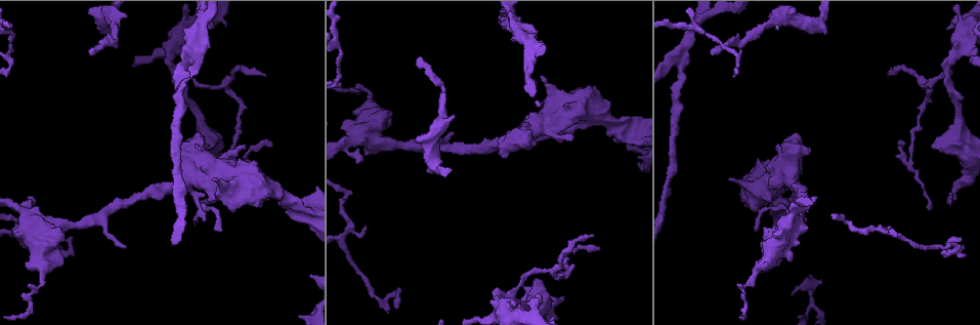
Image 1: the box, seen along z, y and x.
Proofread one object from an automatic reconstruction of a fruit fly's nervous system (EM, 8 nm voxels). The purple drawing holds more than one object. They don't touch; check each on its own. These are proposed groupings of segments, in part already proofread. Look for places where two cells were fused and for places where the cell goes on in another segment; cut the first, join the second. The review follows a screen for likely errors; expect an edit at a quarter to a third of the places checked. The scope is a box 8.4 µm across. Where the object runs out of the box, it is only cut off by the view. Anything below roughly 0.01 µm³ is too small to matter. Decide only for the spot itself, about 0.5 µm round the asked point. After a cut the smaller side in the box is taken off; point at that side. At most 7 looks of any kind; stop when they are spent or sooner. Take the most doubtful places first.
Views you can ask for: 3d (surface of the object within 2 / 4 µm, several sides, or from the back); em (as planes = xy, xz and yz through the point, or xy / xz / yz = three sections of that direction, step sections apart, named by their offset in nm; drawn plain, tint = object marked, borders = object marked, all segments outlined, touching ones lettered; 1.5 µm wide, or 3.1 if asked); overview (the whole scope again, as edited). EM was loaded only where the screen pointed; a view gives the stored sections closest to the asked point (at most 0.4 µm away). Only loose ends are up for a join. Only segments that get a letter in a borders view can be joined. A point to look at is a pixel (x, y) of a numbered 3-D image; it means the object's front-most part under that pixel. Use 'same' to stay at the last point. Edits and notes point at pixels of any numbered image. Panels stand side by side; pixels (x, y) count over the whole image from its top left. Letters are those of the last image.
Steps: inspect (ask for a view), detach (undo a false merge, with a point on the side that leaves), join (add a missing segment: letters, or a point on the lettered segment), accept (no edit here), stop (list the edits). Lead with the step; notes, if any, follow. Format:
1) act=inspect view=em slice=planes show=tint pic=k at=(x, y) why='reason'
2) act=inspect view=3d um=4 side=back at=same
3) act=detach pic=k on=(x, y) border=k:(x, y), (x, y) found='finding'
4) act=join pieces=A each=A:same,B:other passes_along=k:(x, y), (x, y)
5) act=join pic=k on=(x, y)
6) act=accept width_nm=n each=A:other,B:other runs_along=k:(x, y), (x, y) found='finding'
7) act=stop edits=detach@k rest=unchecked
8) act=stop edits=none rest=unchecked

act=inspect view=3d um=4 pic=1 at=(520, 30) why='three-way junction'

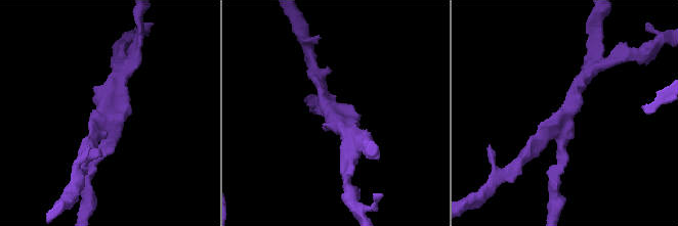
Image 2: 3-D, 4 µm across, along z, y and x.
act=inspect view=em slice=planes show=borders pic=2 at=(335, 111) arms=3

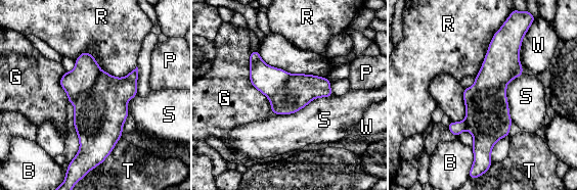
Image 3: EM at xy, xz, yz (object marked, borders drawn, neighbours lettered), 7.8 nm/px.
act=detach pic=3 on=(501, 64) each=B:other,G:other,P:other,R:other,S:other,T:other,W:other border=3:(505, 84), (481, 89), (465, 103) found='two cells meet here'

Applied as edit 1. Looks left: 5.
act=inspect view=overview

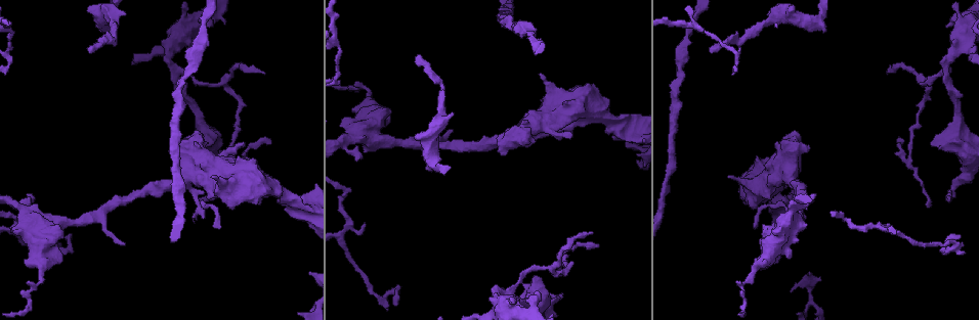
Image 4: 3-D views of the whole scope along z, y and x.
act=inspect view=3d um=2 pic=4 at=(435, 167) why='abrupt turn'

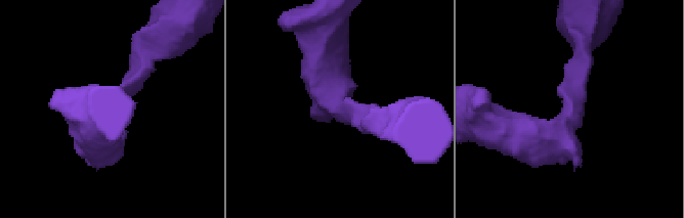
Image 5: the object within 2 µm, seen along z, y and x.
act=inspect view=em slice=planes show=borders pic=5 at=(341, 110) why='need the tissue'

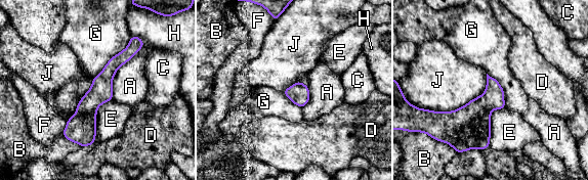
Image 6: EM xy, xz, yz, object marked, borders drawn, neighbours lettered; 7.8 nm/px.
act=accept longest_contact=J:600nm each=A:other,B:other,C:other,D:other,E:other,F:other,G:other,H:other,J:other runs_along=6:(136, 43), (108, 72), (73, 139) found='all the same cell'

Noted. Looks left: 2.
act=inspect view=3d um=4 pic=4 at=(203, 204) why='touches itself'

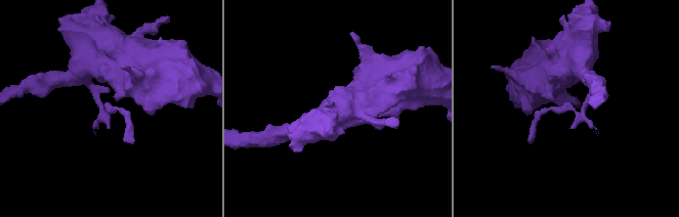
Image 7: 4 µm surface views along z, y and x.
act=inspect view=em slice=xz step=4 show=borders pic=7 at=(565, 103)

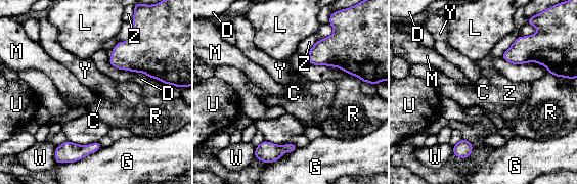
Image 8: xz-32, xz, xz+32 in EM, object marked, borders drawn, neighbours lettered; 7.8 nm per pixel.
act=accept longest_contact=Z:220nm each=C:other,D:other,G:other,L:other,M:other,R:other,U:other,W:other,Y:other,Z:other border=8:(518, 36), (501, 56) found='all the same cell'

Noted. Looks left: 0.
act=stop edits=detach@3 rest=unchecked

